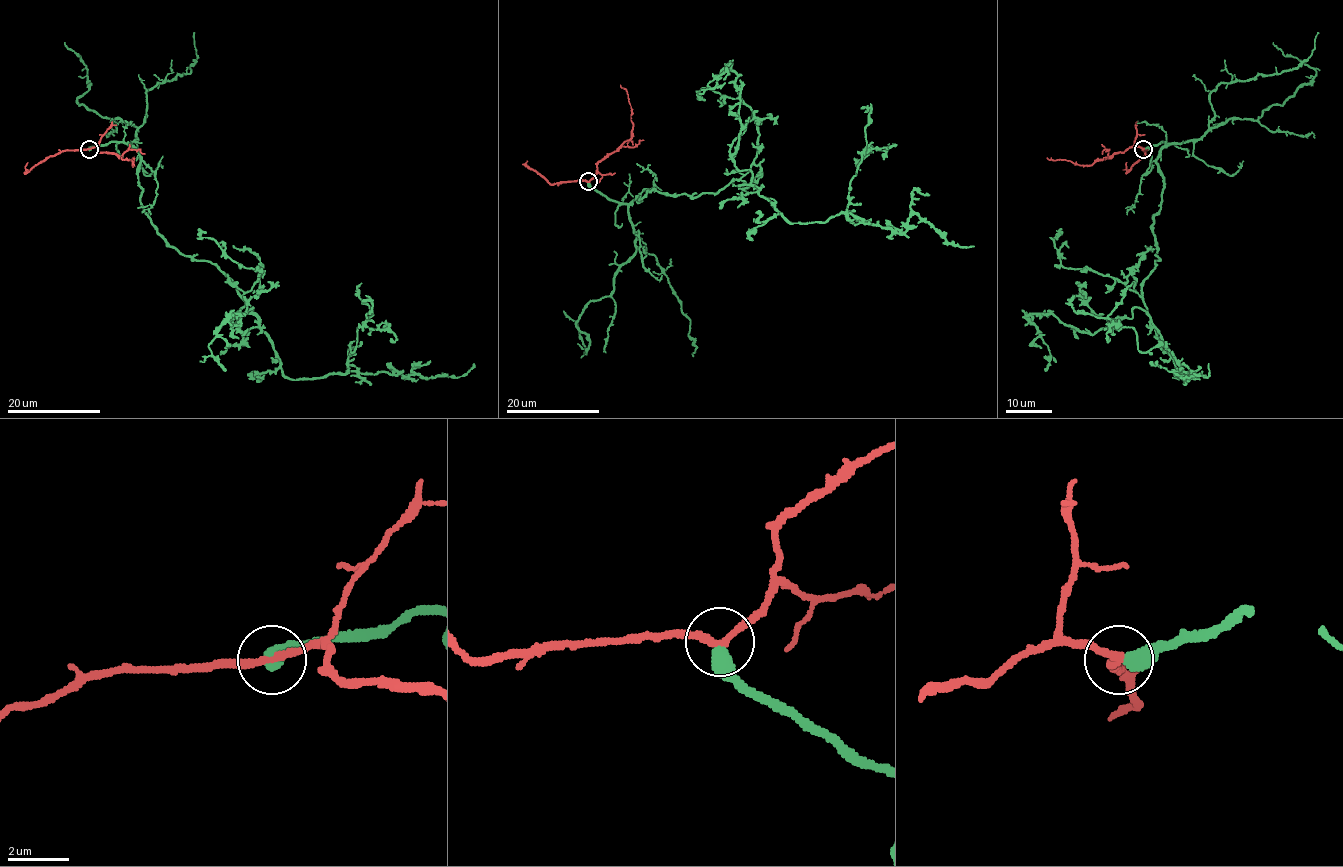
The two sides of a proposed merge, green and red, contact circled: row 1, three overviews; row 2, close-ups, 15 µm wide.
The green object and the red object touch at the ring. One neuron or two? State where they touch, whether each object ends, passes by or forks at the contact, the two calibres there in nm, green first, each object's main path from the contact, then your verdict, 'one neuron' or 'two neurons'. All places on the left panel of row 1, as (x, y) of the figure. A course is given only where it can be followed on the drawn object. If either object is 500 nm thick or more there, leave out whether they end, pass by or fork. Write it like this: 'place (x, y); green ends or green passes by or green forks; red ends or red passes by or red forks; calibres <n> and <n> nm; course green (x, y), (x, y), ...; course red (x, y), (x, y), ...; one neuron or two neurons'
place (89, 149); calibres 500 and 240 nm; course green (89, 148), (131, 145), (152, 225), (232, 282), (291, 380), (345, 374), (371, 310), (366, 295); course red (89, 148), (96, 146), (100, 152), (112, 152), (131, 159), (134, 165), (130, 159), (121, 158); one neuron

